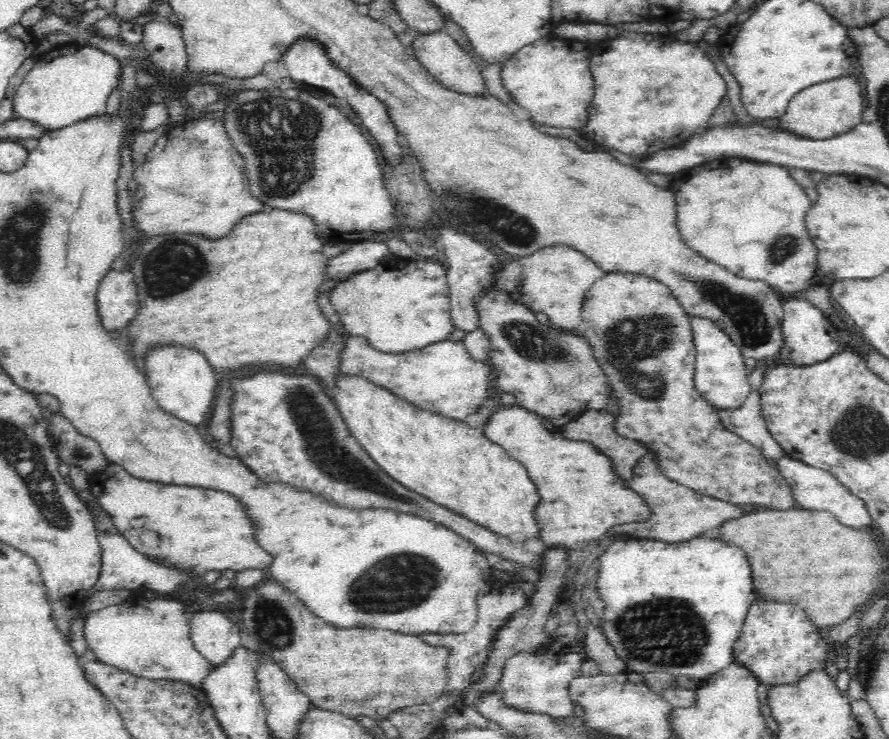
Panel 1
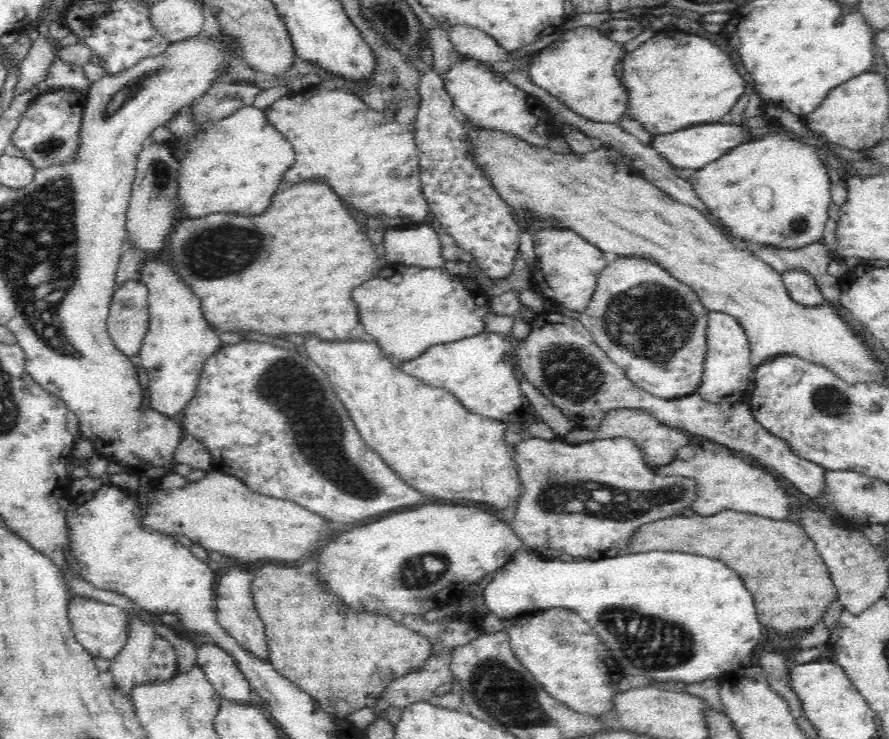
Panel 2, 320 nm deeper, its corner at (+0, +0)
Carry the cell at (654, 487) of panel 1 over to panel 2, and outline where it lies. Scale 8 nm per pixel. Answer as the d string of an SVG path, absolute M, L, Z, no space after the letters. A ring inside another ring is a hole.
M704 438L702 444L690 444L686 448L682 448L677 452L676 460L670 464L657 468L657 471L662 476L684 476L693 478L698 485L698 500L694 503L695 512L702 516L714 516L722 511L736 511L750 513L751 515L762 516L767 519L785 521L795 520L795 517L800 511L810 509L806 506L806 499L800 500L799 497L791 495L786 490L778 485L777 477L773 476L769 469L764 469L764 466L756 463L749 457L736 456L735 451L724 447L714 441Z

